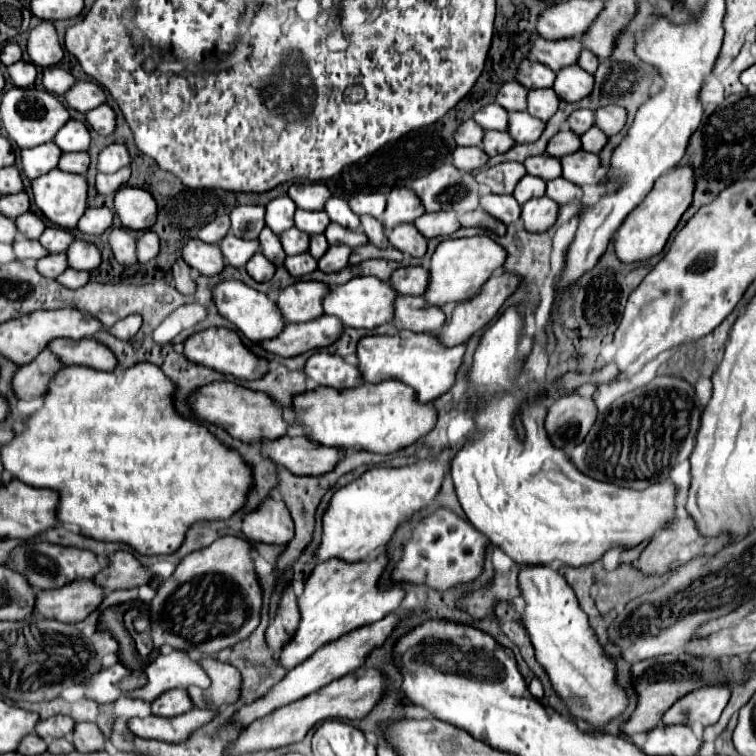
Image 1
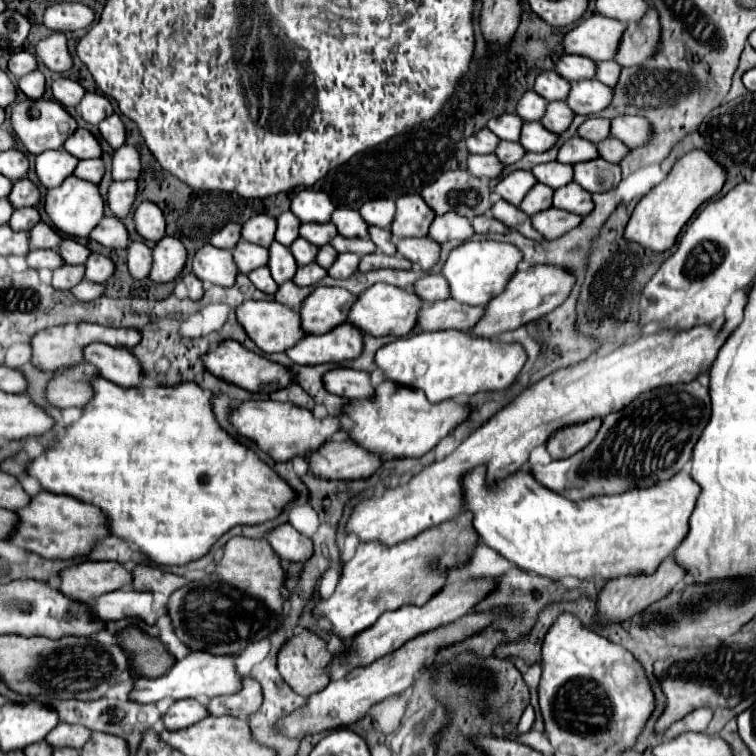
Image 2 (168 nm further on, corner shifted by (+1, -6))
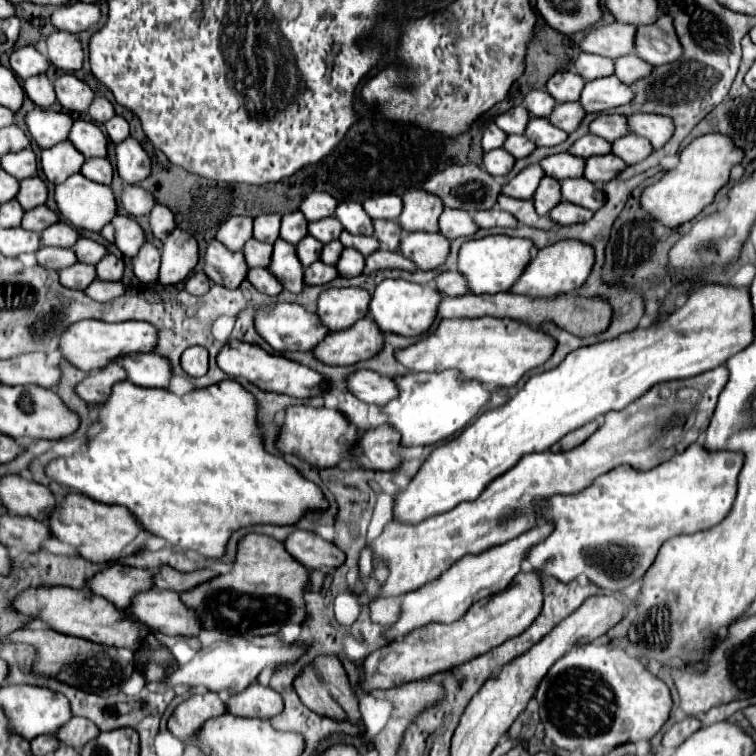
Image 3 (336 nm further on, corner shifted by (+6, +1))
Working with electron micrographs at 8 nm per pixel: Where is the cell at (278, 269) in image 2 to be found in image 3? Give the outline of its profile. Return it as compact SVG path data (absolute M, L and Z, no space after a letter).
M281 238L275 242L269 270L277 276L277 280L283 284L285 290L289 290L293 294L303 292L303 288L305 288L303 264L297 260L297 250L293 244L289 244Z

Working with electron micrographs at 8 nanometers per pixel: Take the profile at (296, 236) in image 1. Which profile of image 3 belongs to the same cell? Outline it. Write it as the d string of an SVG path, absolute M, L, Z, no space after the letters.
M305 236L299 244L297 244L297 256L301 260L301 264L307 268L309 264L317 262L321 256L321 248L323 244L319 240L315 240L313 236Z

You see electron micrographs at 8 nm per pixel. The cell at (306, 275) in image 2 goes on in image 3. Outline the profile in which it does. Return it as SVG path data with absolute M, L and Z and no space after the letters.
M317 262L317 264L311 264L309 268L305 268L305 282L309 286L325 286L325 284L333 282L335 278L339 278L339 272L335 266Z

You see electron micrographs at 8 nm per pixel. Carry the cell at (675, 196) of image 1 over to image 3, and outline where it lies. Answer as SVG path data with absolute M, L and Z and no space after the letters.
M705 134L701 138L695 138L689 146L683 148L679 164L669 170L657 184L645 188L641 196L641 206L657 220L661 220L669 228L677 228L689 220L693 220L705 206L709 206L717 192L729 182L731 168L741 164L741 148L729 140L729 136L717 134Z

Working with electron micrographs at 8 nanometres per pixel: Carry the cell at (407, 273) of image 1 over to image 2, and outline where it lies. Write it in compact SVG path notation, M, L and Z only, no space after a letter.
M424 275L414 283L414 293L424 301L424 303L432 303L438 299L446 299L450 297L448 291L448 283L442 275Z

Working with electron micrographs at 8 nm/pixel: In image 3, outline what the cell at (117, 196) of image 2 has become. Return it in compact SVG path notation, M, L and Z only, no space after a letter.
M131 184L125 186L121 202L123 202L123 210L131 216L147 216L153 210L153 204L157 204L151 192L143 190L141 186L131 186Z

